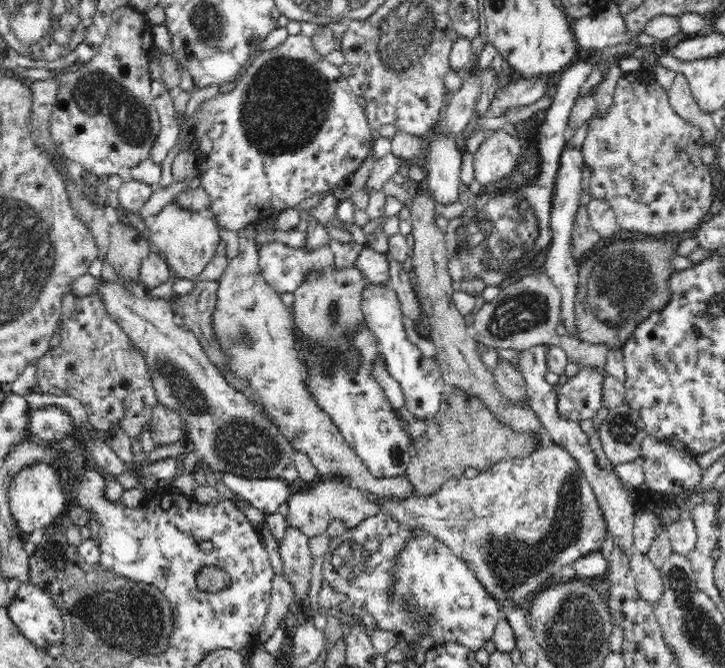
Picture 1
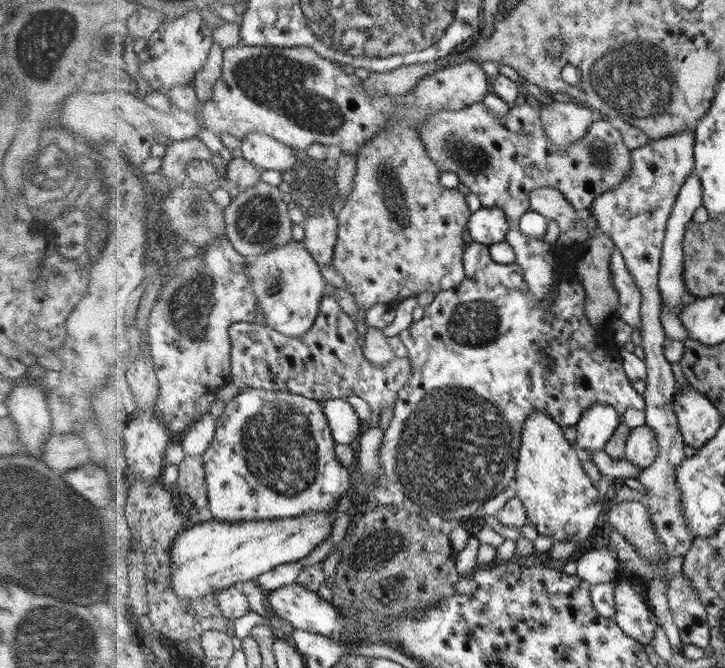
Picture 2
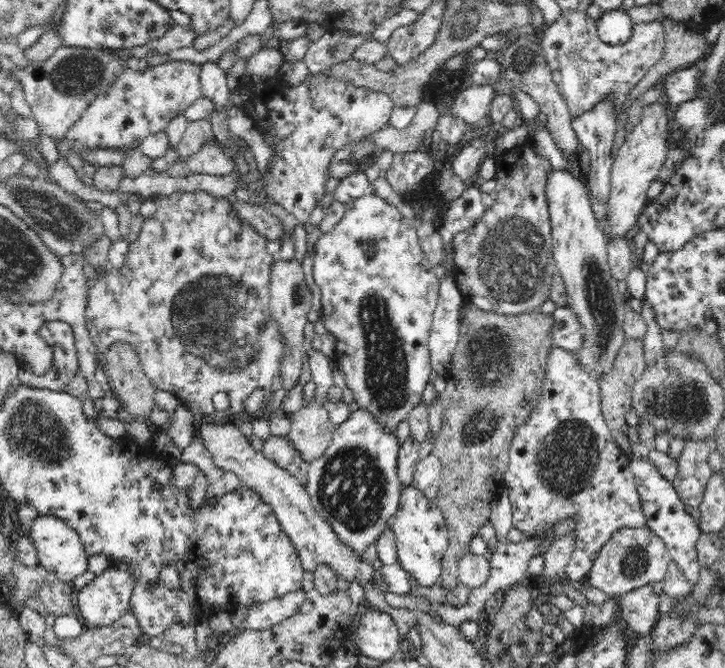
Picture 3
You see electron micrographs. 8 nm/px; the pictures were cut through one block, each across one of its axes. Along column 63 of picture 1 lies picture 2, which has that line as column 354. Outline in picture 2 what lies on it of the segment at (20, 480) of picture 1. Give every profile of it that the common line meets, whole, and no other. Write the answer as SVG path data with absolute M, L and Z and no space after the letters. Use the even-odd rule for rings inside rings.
M470 242L467 249L464 250L463 262L466 265L467 276L464 277L462 284L450 290L440 290L435 295L432 302L425 307L423 319L413 322L408 329L399 334L402 344L408 350L408 360L410 360L410 377L408 377L407 384L398 392L397 400L394 406L394 416L390 420L390 426L383 432L382 443L378 450L380 479L378 482L364 481L360 484L360 488L354 489L350 493L350 498L341 506L341 508L334 509L334 511L322 511L316 513L306 513L294 518L278 518L275 521L244 521L238 524L232 522L222 522L214 519L212 522L200 523L194 526L191 530L183 533L174 546L172 546L172 579L174 579L174 586L176 593L184 599L192 602L199 596L206 596L218 590L224 591L230 587L241 584L245 580L257 580L259 576L290 562L298 562L306 556L310 556L318 546L322 546L326 540L332 538L334 534L334 521L338 518L338 514L344 511L349 511L355 517L364 514L372 509L366 507L368 498L376 500L376 506L382 506L384 509L391 509L398 512L404 510L408 514L416 514L426 516L430 520L430 526L434 528L440 527L444 521L453 520L472 520L474 512L500 494L502 491L513 487L515 472L517 470L517 463L519 461L519 450L523 443L523 426L531 414L535 412L544 412L550 419L554 419L560 426L566 429L573 428L579 425L580 418L583 414L591 409L592 406L612 406L617 407L619 411L627 408L636 408L645 412L646 404L644 396L637 394L633 387L631 379L626 376L621 360L616 358L616 346L614 346L614 336L612 336L612 326L596 326L591 322L587 316L587 288L584 287L583 279L579 276L579 268L574 269L574 262L576 256L580 254L578 248L572 246L555 246L554 253L558 257L558 266L556 266L556 288L552 292L552 296L540 304L536 302L536 296L532 294L531 287L528 286L524 275L524 270L517 268L515 264L504 265L496 262L491 257L490 246L482 243ZM544 357L550 359L550 364L544 364Z

